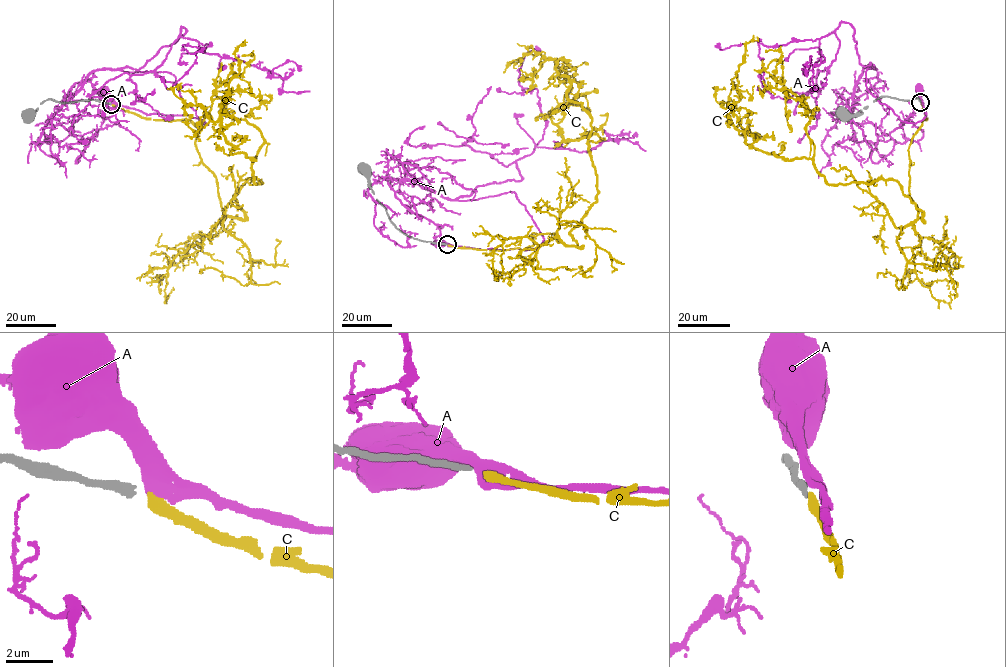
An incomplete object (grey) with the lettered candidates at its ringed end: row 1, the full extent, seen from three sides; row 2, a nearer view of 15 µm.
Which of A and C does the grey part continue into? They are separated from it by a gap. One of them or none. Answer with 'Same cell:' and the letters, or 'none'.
Same cell: C

